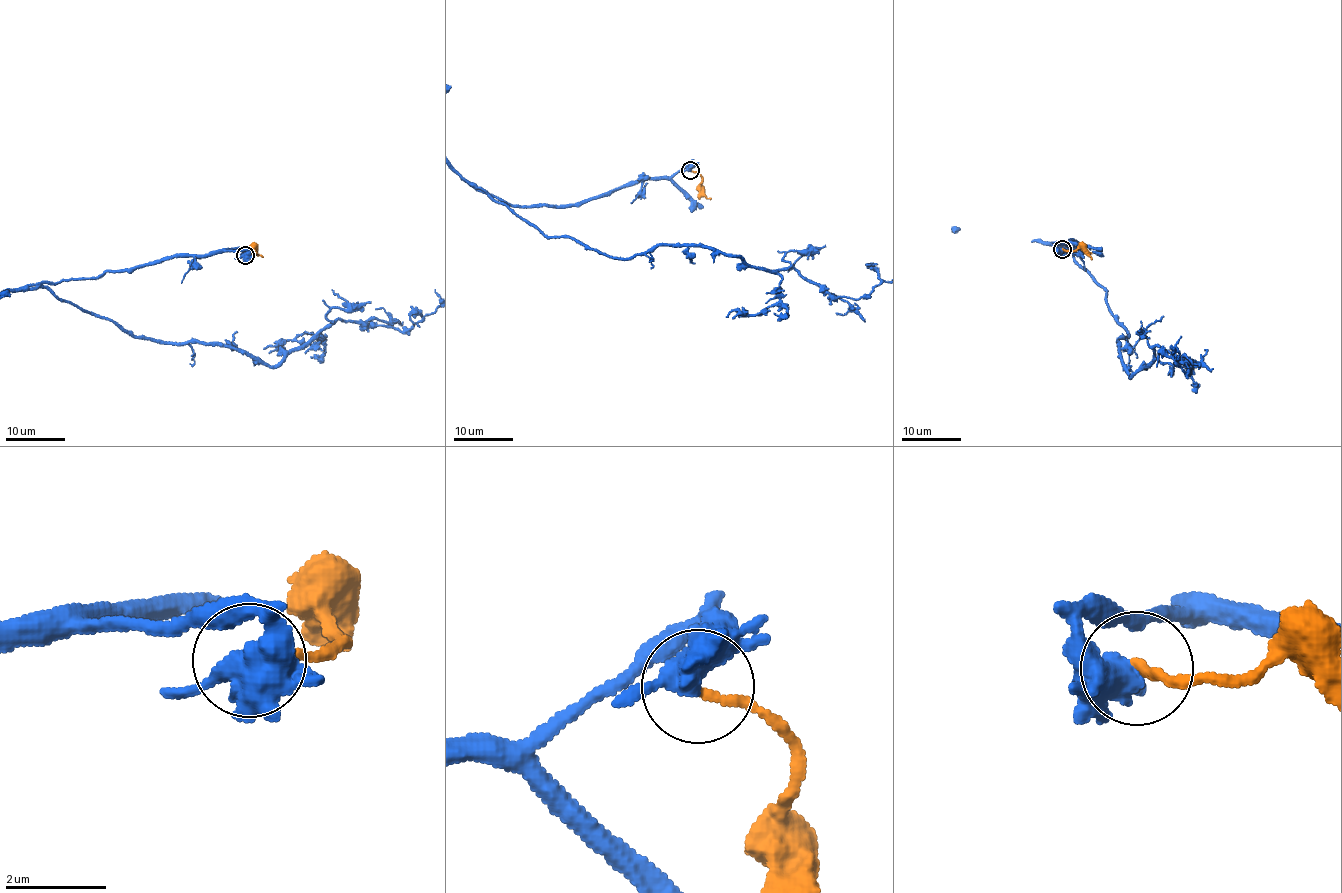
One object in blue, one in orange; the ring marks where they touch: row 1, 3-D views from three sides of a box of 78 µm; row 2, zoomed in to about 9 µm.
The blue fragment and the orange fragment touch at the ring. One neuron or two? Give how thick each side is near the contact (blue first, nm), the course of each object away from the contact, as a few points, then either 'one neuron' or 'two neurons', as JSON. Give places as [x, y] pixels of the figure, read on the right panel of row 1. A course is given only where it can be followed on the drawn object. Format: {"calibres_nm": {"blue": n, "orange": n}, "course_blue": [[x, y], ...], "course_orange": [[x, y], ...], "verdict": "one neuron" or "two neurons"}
{"calibres_nm": {"blue": 480, "orange": 180}, "course_blue": [[1062, 249], [1083, 245], [1072, 256], [1129, 336], [1131, 377], [1155, 346], [1187, 374], [1181, 336]], "course_orange": [[1062, 249], [1081, 249], [1091, 259]], "verdict": "two neurons"}

